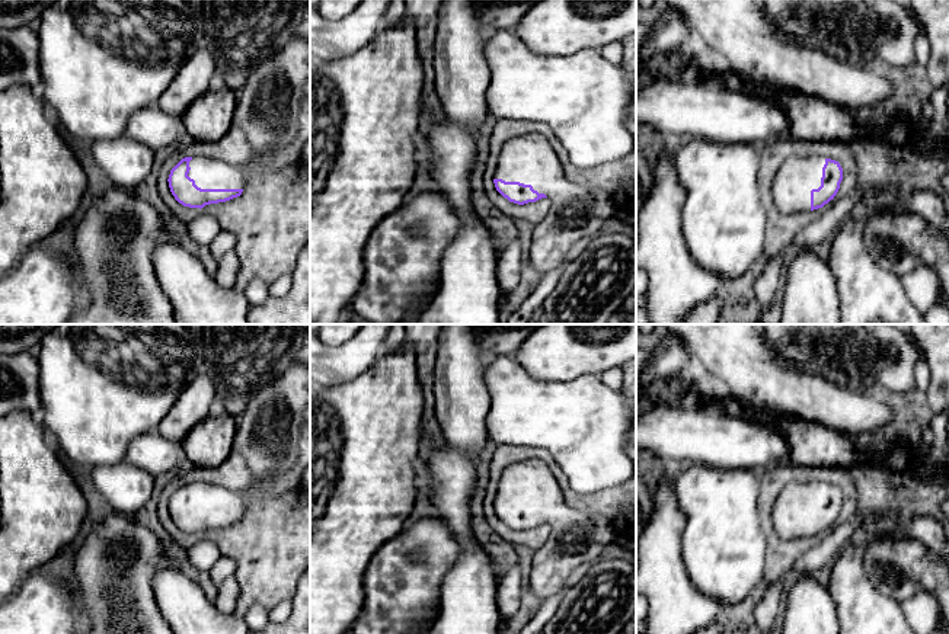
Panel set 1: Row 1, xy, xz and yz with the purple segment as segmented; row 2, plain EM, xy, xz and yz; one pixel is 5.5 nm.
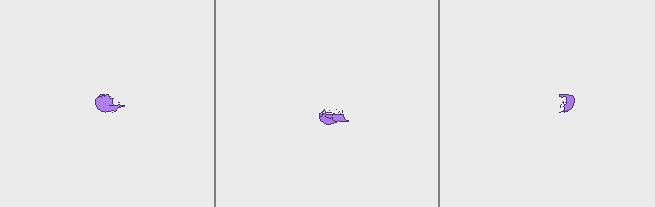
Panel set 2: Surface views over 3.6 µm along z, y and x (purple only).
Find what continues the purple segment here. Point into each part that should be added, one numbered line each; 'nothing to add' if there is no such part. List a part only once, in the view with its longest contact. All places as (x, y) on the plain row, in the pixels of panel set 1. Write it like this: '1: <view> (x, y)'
1: xy (208, 499)

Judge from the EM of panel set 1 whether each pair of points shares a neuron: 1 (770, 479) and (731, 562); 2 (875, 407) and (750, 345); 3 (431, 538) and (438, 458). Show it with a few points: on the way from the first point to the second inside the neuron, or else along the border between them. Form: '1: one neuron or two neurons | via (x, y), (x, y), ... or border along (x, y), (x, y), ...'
1: two neurons | border along (759, 471), (759, 522), (766, 538)
2: one neuron | via (844, 407), (799, 394), (780, 375)
3: two neurons | border along (437, 515), (457, 543)

